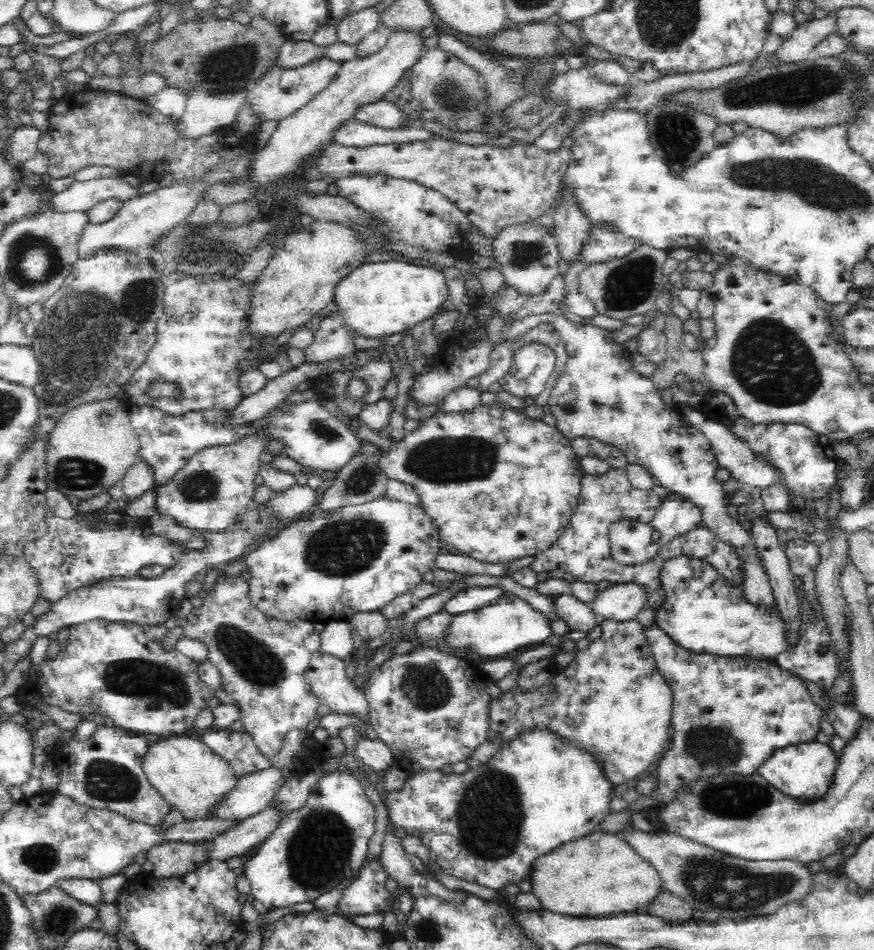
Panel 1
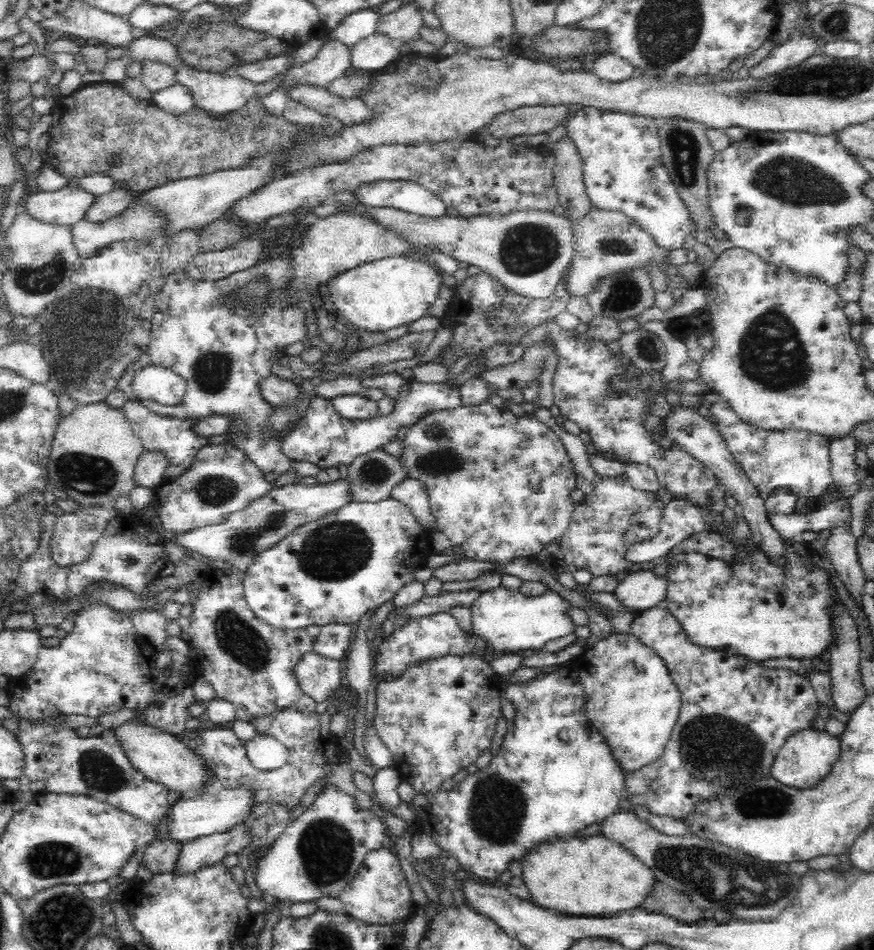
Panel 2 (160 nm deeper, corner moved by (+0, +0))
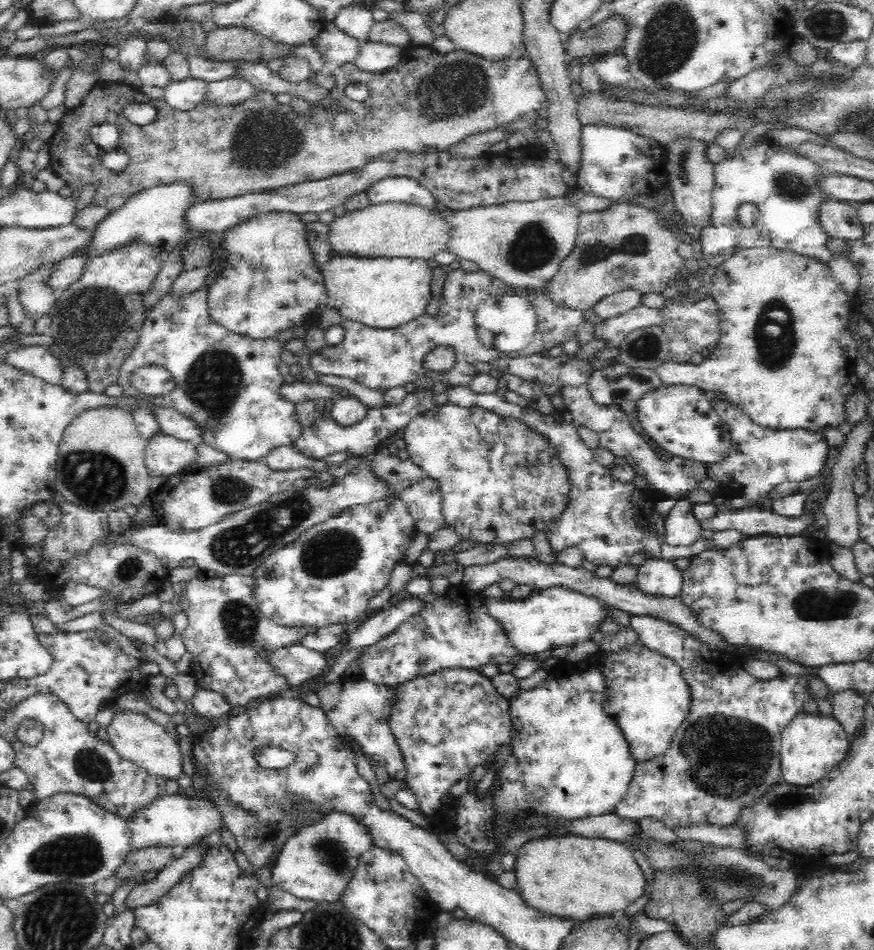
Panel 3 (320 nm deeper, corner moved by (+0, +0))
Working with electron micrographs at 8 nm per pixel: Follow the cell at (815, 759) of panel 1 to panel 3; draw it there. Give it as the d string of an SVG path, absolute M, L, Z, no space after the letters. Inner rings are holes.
M801 712L788 723L781 734L780 777L781 782L808 786L819 782L833 770L848 754L851 738L831 716L821 713Z

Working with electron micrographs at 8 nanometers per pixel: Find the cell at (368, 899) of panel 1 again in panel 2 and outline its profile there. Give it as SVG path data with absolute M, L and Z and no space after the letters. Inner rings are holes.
M390 843L368 852L356 879L342 890L339 898L344 903L346 914L366 924L390 925L392 922L405 922L417 908Z

